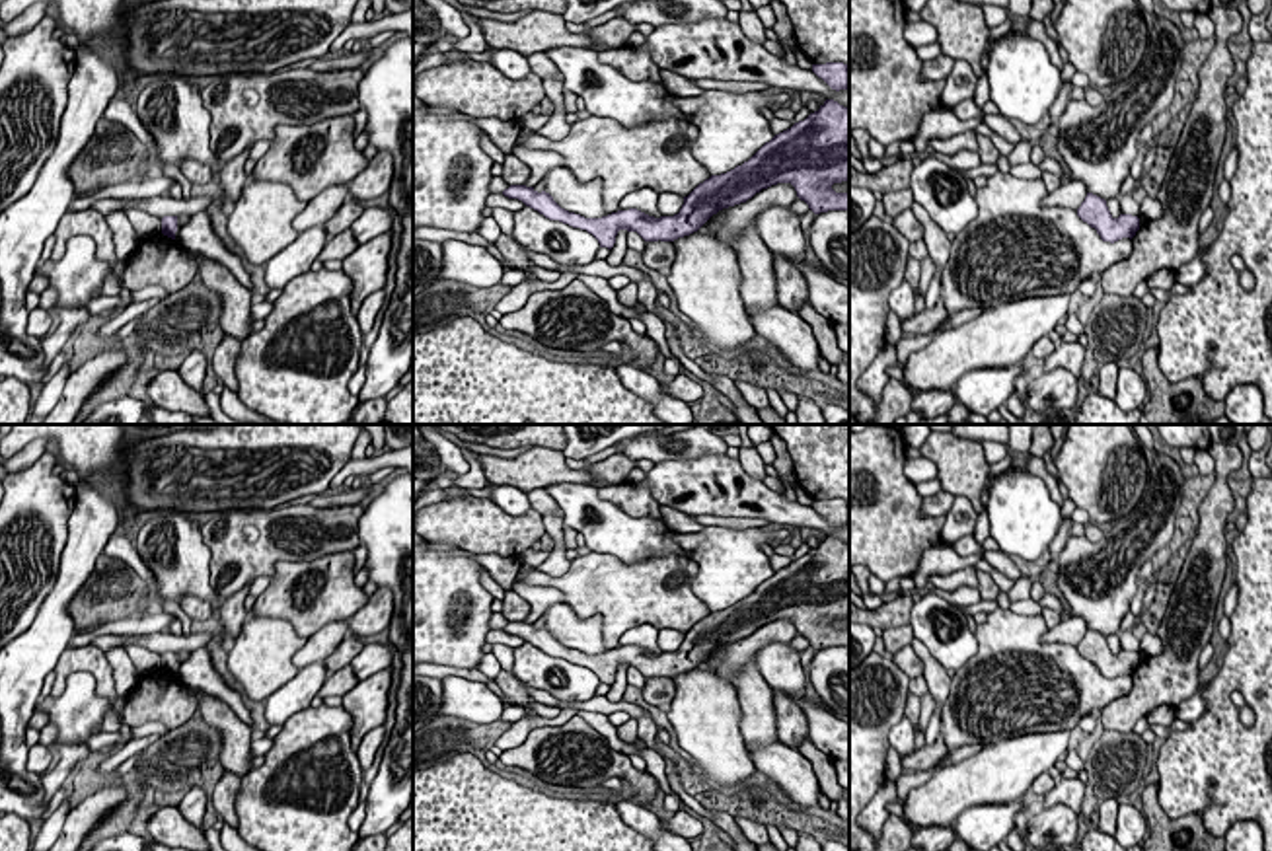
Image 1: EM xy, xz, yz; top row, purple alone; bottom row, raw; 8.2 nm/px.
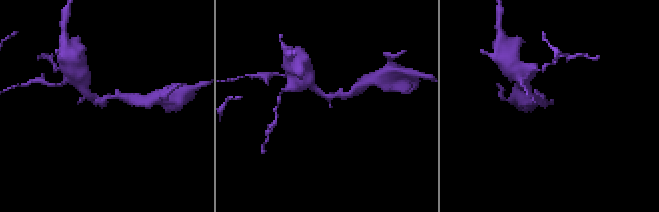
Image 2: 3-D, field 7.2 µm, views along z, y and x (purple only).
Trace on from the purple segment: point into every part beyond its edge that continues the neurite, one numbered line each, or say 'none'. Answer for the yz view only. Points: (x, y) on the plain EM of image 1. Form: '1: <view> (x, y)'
none

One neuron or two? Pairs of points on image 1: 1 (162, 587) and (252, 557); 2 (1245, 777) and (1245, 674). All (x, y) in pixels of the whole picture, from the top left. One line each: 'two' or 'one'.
1: two
2: one

